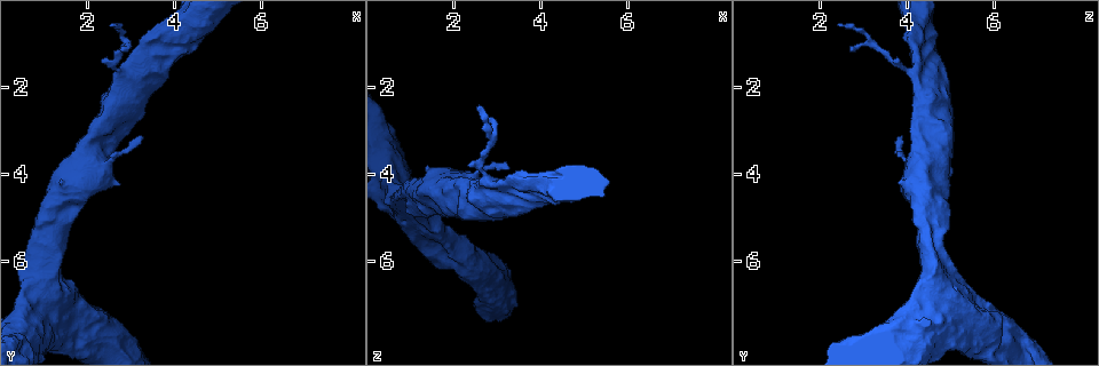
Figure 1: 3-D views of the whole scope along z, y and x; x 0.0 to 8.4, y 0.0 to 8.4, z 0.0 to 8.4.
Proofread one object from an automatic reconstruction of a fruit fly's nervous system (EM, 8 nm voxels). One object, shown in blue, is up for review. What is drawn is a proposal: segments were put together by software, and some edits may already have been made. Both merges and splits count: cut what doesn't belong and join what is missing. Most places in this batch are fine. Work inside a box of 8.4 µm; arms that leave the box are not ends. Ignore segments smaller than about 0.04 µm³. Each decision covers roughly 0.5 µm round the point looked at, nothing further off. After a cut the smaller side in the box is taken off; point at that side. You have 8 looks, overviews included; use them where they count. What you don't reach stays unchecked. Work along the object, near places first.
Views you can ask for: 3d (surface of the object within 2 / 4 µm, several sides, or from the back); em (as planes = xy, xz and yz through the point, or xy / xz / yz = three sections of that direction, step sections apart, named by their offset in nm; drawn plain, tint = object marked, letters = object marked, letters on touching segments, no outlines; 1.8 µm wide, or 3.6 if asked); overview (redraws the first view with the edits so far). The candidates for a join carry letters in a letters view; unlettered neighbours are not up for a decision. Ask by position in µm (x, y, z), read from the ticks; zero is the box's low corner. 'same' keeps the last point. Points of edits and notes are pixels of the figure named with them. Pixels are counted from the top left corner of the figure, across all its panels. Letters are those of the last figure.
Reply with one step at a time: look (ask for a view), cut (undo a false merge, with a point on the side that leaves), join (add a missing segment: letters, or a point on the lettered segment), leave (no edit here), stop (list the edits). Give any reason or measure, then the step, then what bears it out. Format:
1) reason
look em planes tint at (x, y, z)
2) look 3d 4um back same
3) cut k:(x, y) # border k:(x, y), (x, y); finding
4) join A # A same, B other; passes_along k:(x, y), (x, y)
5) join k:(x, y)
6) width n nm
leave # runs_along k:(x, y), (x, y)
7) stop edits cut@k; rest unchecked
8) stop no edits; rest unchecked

free end
look em planes letters at (3.20, 3.15, 3.95)

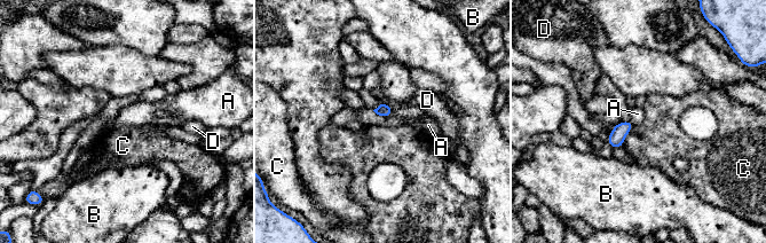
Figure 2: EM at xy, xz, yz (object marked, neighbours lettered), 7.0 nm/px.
longest_contact C 170 nm
leave # A other, B other, C other, D other; border 2:(372, 110), (379, 115), (392, 116); no lettered segment goes on from it

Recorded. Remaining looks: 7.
sudden change in width
look 3d 4um at (1.60, 6.70, 5.35)

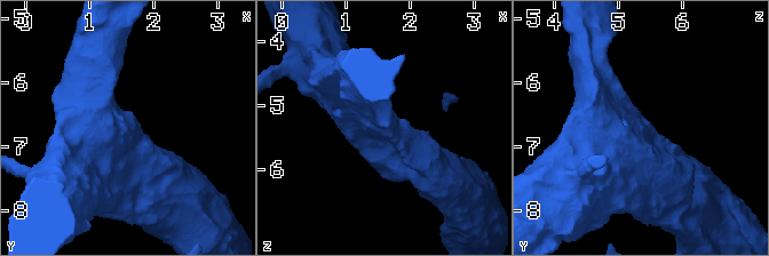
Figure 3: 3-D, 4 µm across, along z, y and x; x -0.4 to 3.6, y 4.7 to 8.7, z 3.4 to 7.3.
look em 3.6um planes letters at (1.60, 6.70, 5.30)

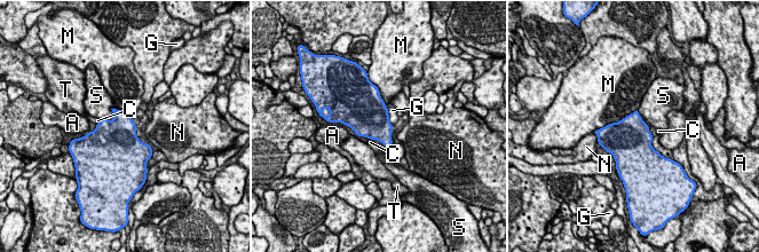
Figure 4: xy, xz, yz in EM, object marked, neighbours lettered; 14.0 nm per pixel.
leave # A other, C other, G other, M other, N other, S other, T other; border 4:(115, 108), (112, 119), (100, 119); all the same neuron

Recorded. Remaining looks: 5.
tapers out
look em yz step 16 letters at (2.85, 1.20, 2.70)

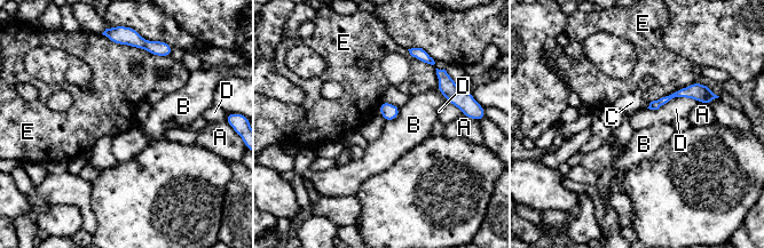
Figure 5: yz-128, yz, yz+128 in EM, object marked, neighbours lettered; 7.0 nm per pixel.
look em planes letters same

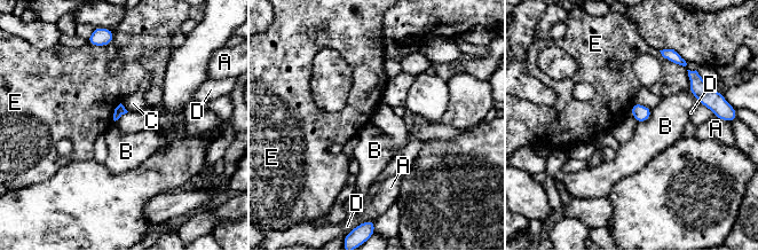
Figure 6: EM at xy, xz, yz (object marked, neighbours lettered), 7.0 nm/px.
width 70 nm
leave # A other, B other, C other, D other, E other; border 6:(700, 103), (712, 112); none of them fits

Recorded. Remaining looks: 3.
stop no edits; rest unchecked

